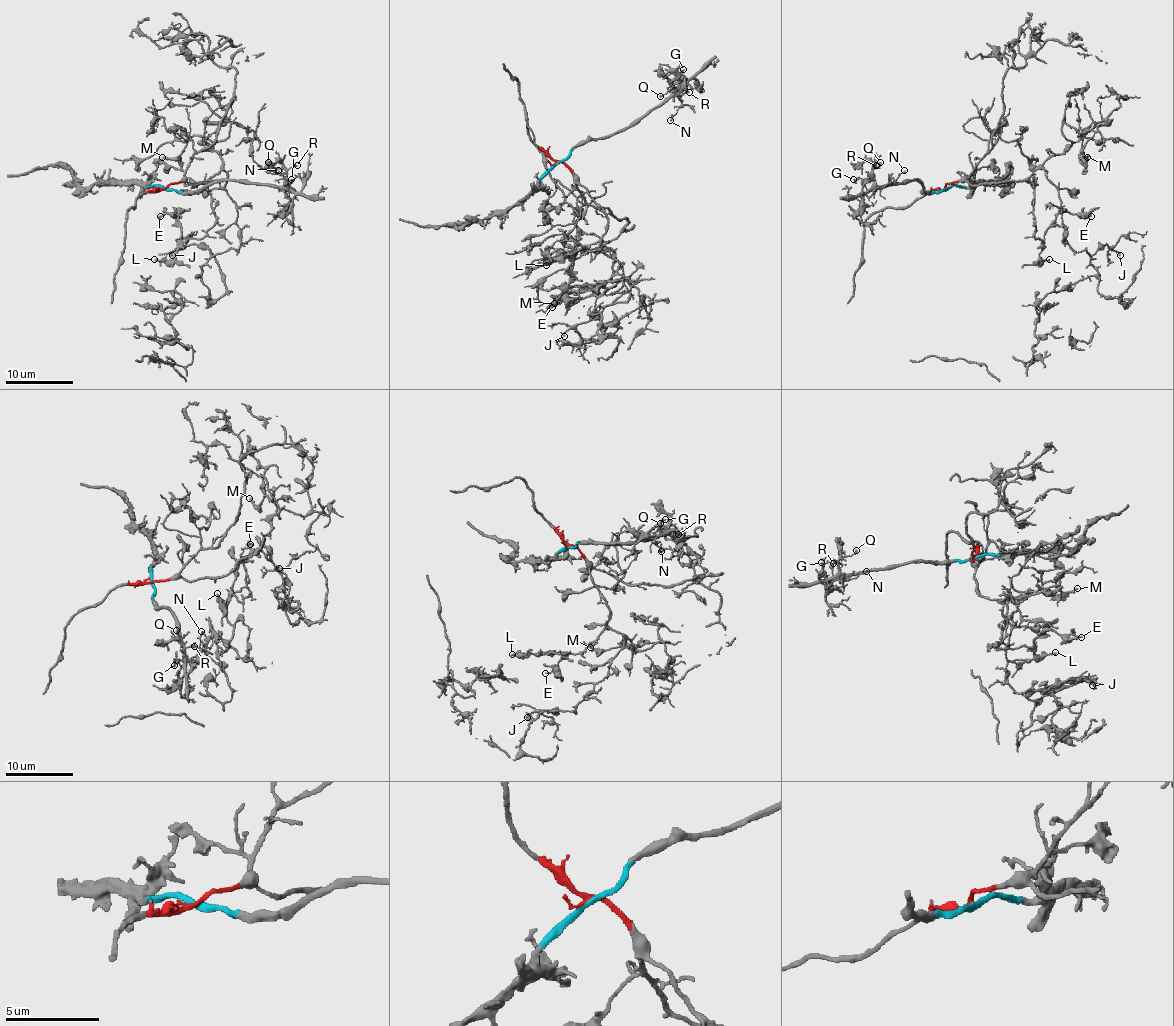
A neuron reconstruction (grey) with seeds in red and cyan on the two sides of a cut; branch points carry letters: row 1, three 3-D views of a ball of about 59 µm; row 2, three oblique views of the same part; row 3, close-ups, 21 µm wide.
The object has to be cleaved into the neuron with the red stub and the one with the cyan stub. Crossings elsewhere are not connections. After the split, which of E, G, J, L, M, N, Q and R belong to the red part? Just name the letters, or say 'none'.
E, J, L, M

